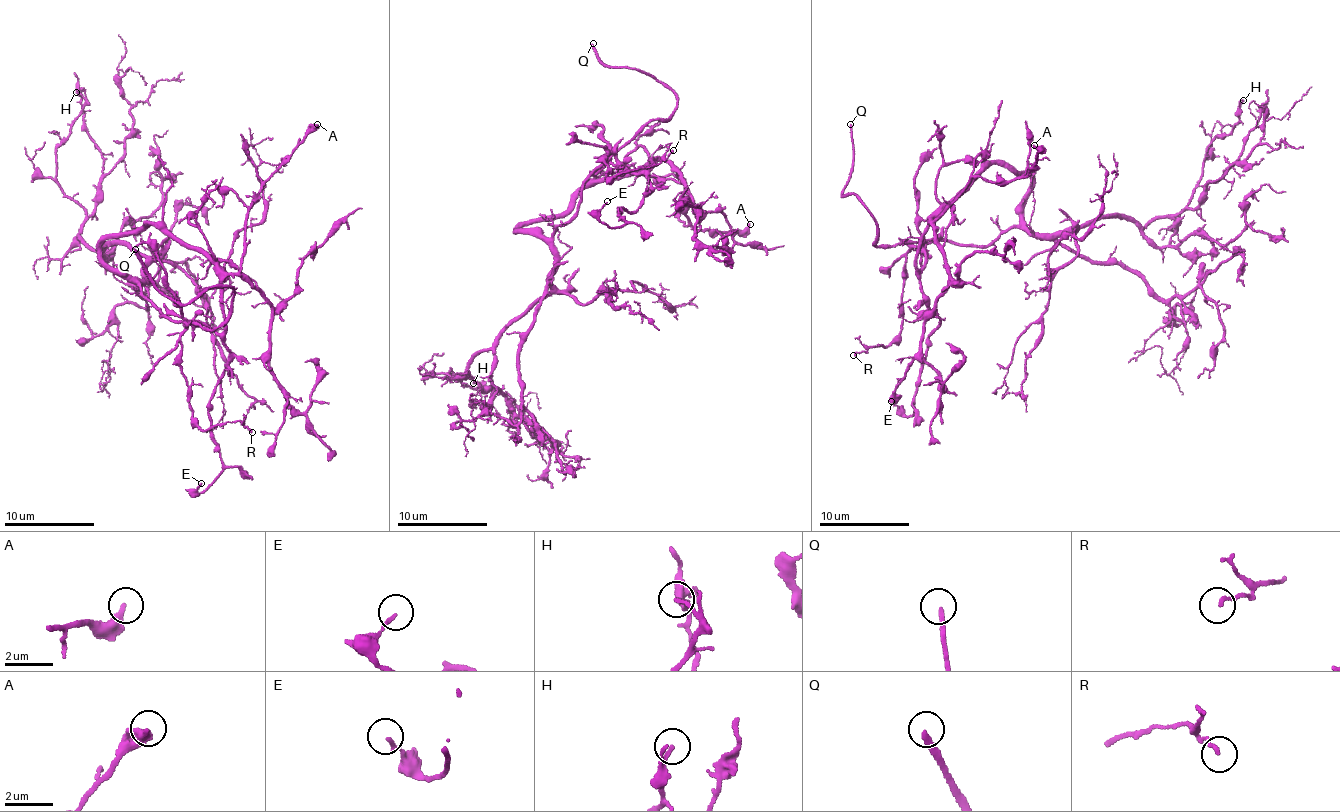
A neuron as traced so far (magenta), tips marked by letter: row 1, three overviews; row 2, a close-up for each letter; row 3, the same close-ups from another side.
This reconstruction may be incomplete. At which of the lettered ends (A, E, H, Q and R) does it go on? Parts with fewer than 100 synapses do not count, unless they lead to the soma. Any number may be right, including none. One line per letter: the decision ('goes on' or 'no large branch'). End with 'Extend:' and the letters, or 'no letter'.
A: no large branch
E: no large branch
H: no large branch
Q: goes on
R: no large branch
Extend: Q

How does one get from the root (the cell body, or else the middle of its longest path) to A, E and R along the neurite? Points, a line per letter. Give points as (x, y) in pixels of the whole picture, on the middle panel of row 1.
A: (571, 217), (593, 174), (608, 164), (644, 172), (655, 156), (684, 180), (689, 224), (721, 232), (750, 224)
E: (571, 217), (583, 185), (606, 165), (645, 175), (644, 202), (618, 214), (625, 226), (599, 221), (607, 201)
R: (571, 217), (583, 183), (615, 155), (608, 151), (603, 163), (607, 181), (623, 171), (651, 167), (673, 150)

